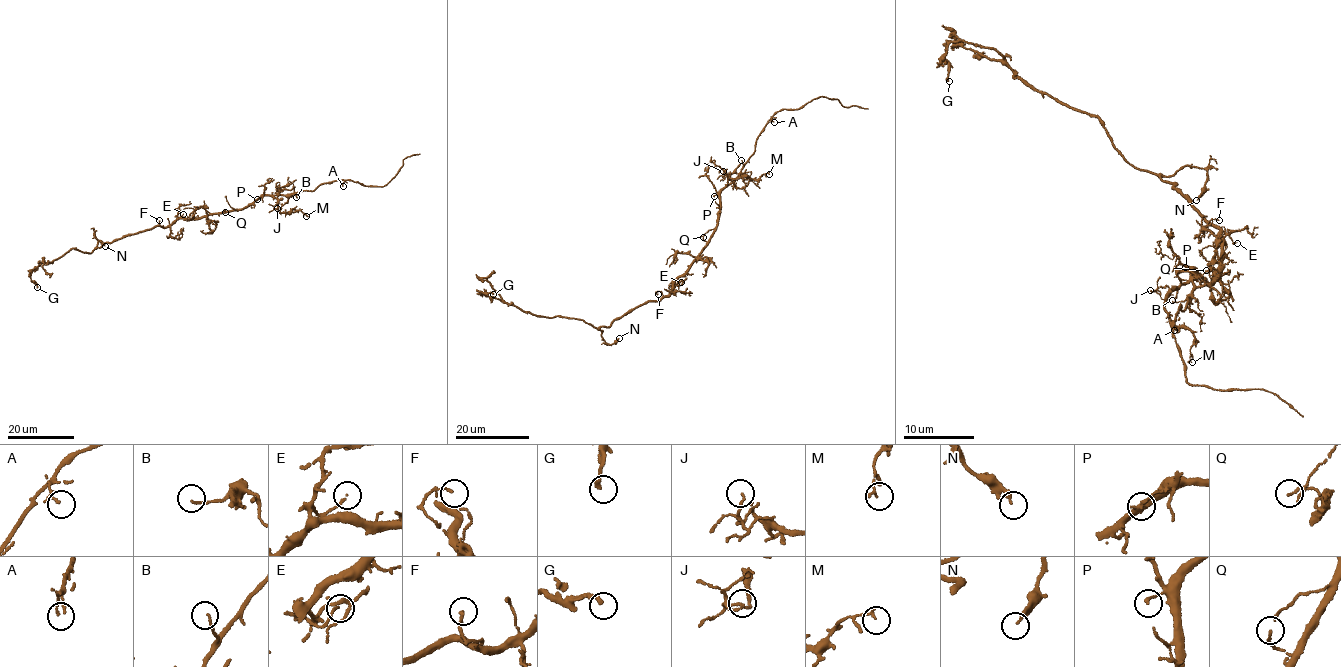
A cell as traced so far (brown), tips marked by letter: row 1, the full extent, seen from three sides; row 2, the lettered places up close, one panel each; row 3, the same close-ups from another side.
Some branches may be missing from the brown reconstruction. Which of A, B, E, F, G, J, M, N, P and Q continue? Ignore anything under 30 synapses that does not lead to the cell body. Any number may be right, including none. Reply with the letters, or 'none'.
none

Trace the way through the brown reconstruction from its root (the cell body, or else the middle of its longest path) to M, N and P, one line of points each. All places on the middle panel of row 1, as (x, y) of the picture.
M: (694, 261), (714, 231), (721, 192), (728, 178), (747, 176), (756, 179), (769, 174)
N: (694, 261), (675, 280), (668, 295), (639, 304), (614, 319), (610, 326), (600, 328), (606, 344), (619, 338)
P: (694, 261), (714, 231), (720, 207), (718, 195), (714, 196)

